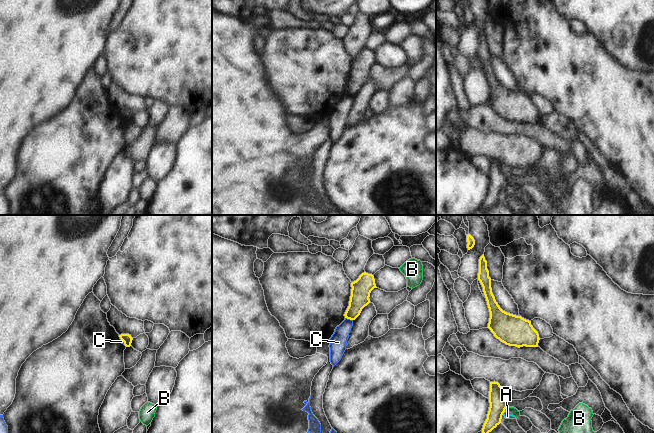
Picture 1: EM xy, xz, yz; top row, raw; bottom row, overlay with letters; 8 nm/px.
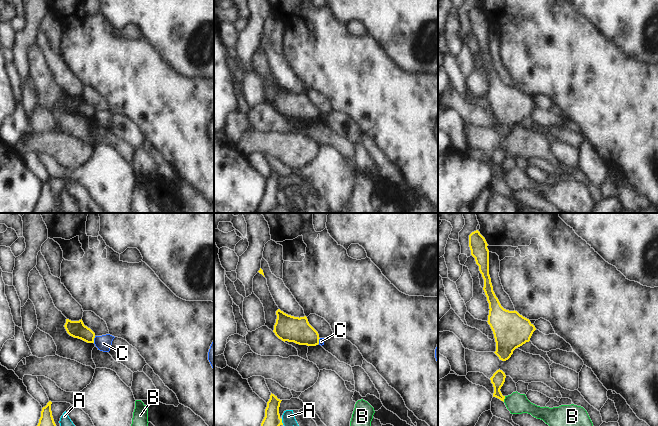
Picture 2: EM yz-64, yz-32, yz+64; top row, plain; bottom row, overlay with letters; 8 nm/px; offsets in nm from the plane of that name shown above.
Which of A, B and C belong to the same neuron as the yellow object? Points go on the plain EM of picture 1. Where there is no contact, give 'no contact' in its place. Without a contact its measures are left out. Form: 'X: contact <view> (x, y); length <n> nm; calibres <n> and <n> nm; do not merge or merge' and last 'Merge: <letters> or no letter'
A: contact yz (503, 188); length 40 nm; calibres 140 and 50 nm; do not merge
B: contact yz (505, 184); length 40 nm; calibres 140 and 70 nm; do not merge
C: contact xz (349, 94); length 70 nm; calibres 160 and 140 nm; do not merge
Merge: no letter

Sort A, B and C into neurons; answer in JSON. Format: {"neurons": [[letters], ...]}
{"neurons": [["A", "B"], ["C"]]}

